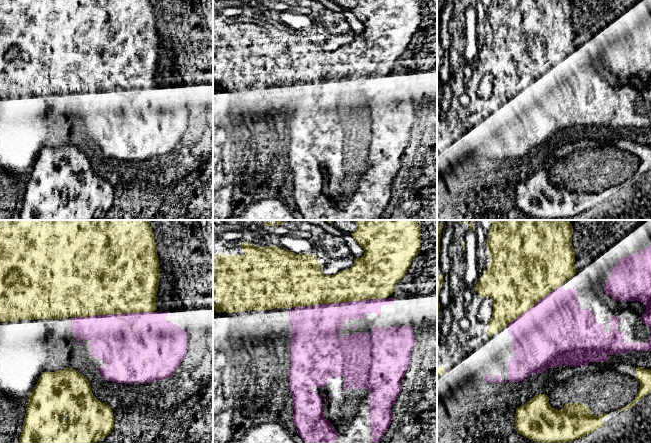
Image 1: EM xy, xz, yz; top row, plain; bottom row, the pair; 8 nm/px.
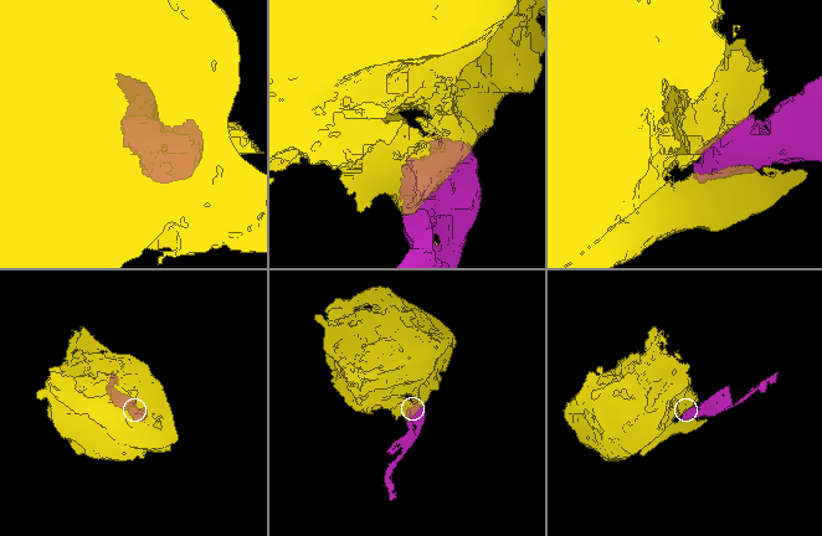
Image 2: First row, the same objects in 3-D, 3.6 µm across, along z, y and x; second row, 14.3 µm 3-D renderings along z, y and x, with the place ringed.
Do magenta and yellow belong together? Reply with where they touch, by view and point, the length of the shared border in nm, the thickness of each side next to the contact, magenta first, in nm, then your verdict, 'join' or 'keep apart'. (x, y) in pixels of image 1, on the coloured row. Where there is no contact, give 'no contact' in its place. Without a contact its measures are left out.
meets magenta in xz at (342, 302); contact 650 nm long; 320 nm thick on the magenta side, 300 nm on the other; join

